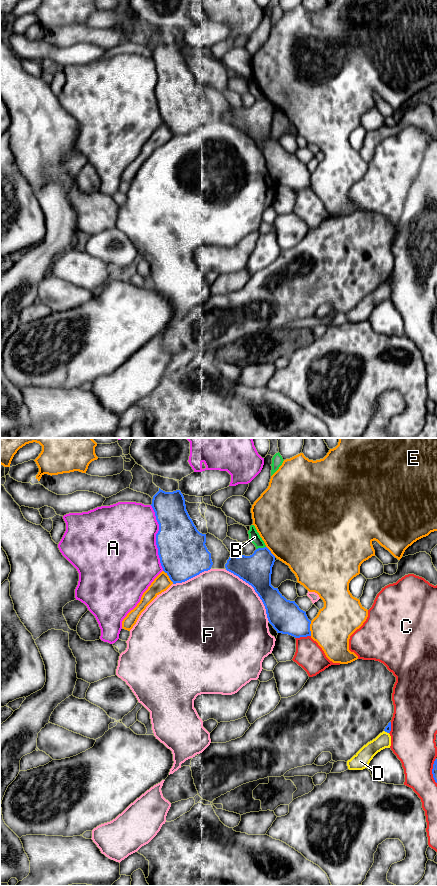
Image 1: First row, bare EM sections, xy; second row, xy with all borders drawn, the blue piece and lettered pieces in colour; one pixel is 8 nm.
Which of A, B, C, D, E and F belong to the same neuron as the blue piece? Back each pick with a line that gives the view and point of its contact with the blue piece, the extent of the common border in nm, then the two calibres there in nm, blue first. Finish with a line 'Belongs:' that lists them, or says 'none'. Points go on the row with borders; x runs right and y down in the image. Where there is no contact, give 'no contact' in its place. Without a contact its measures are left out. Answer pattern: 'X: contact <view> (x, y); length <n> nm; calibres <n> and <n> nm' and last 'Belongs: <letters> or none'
Belongs: none

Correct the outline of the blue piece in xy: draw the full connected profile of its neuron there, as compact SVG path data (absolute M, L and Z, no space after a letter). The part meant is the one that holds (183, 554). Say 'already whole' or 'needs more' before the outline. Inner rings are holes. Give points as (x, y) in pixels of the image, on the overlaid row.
already whole; M180 490L159 491L151 504L159 531L156 545L163 571L173 584L185 582L211 569L206 534L200 533L190 518Z

